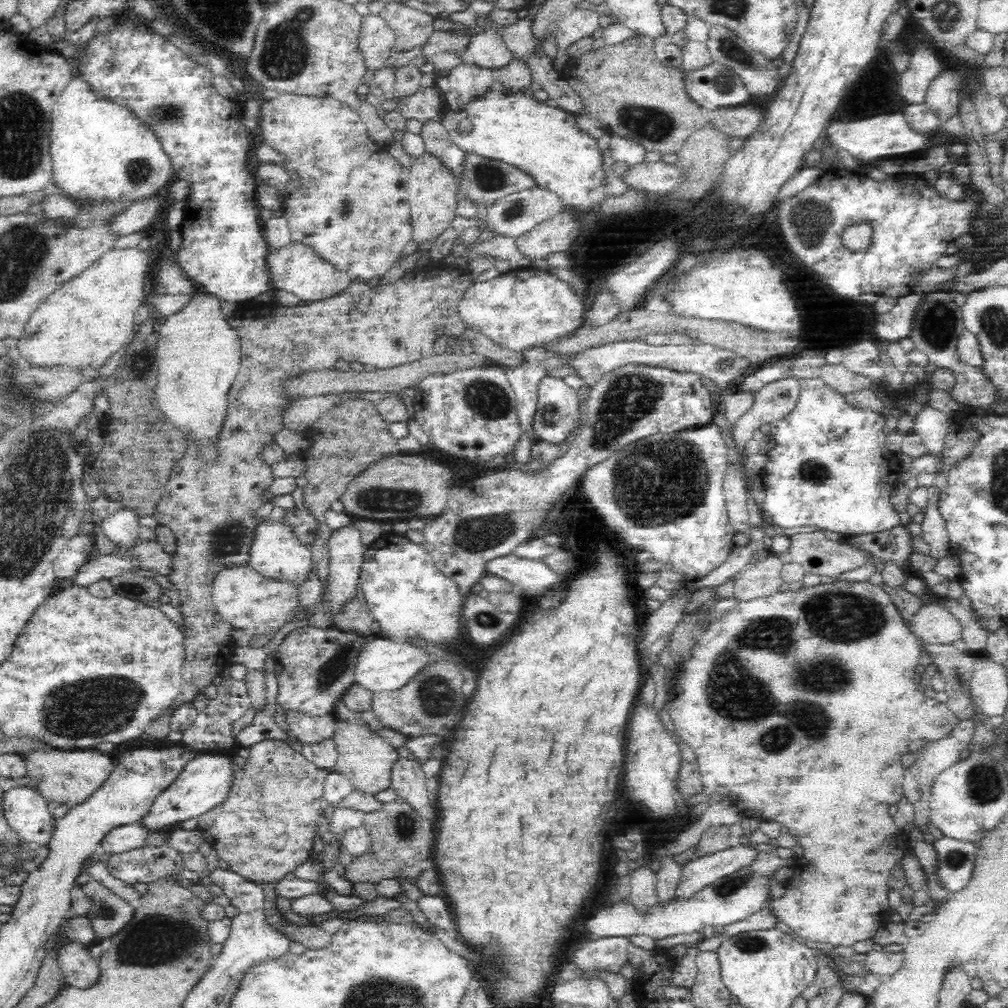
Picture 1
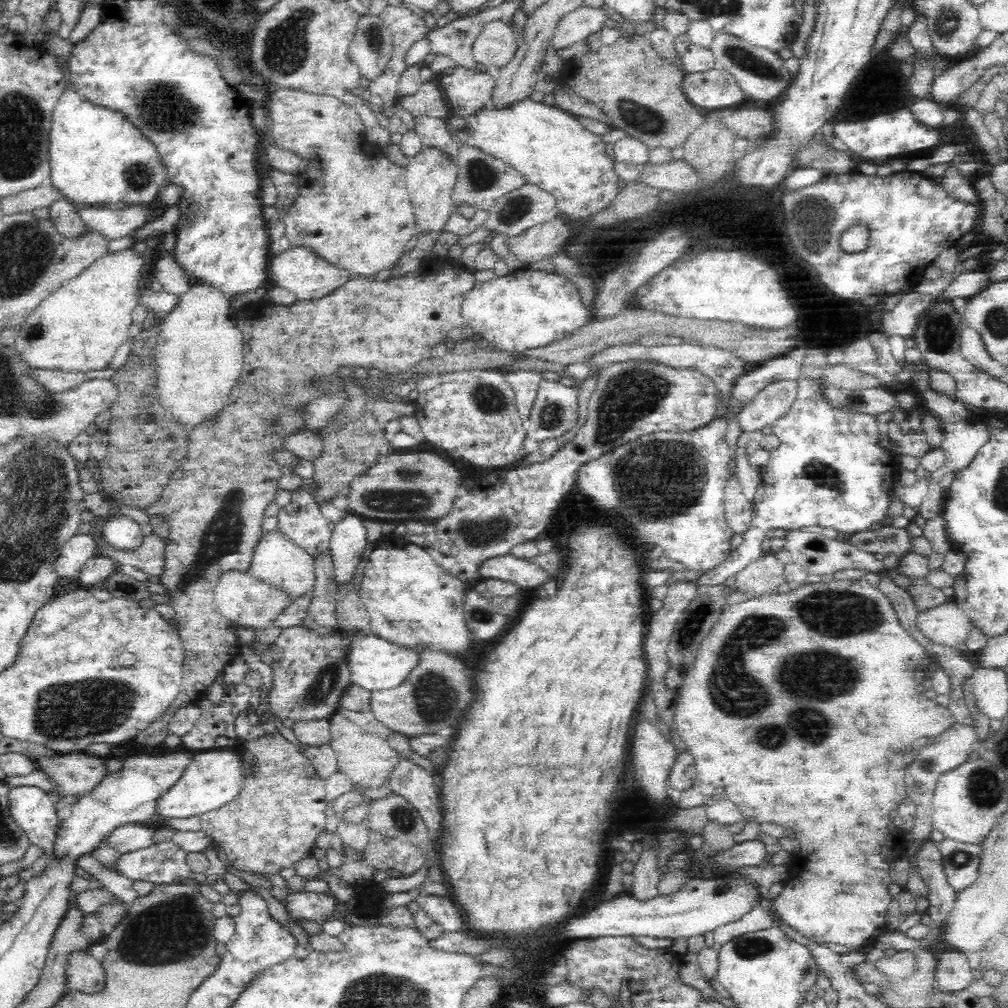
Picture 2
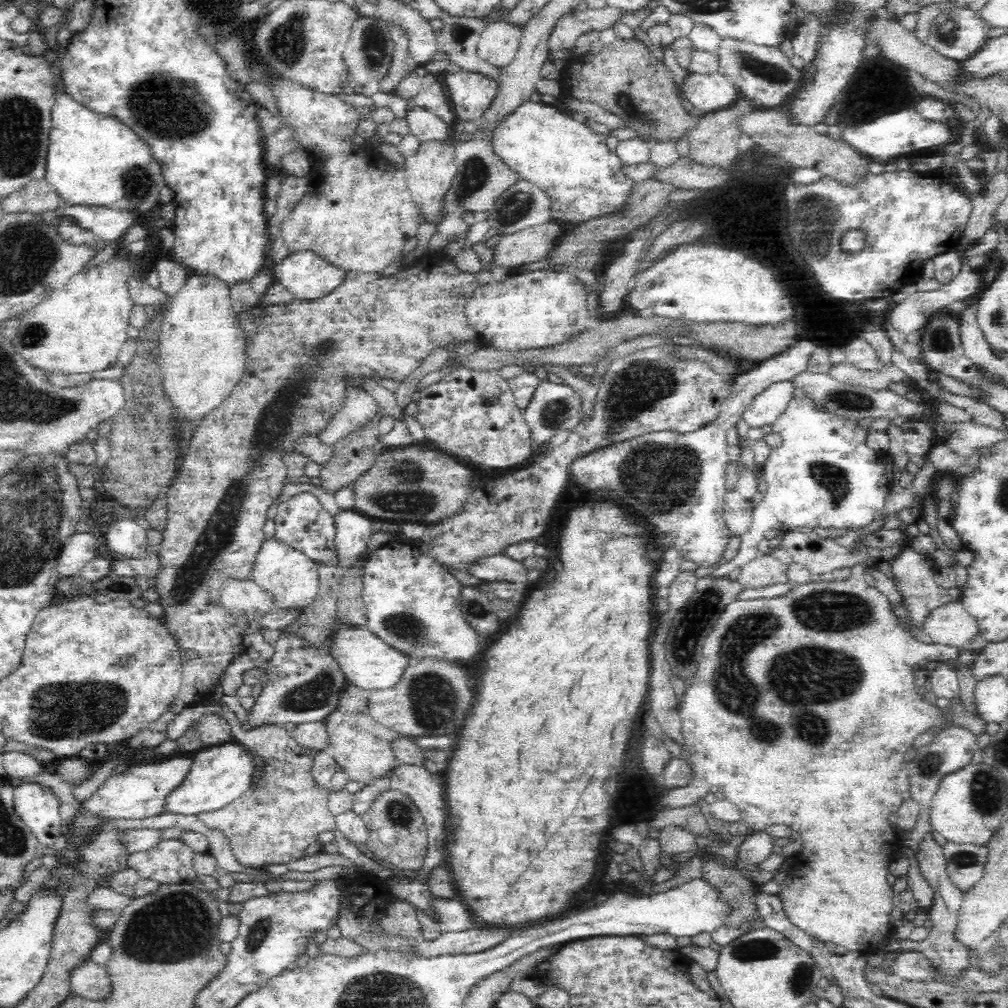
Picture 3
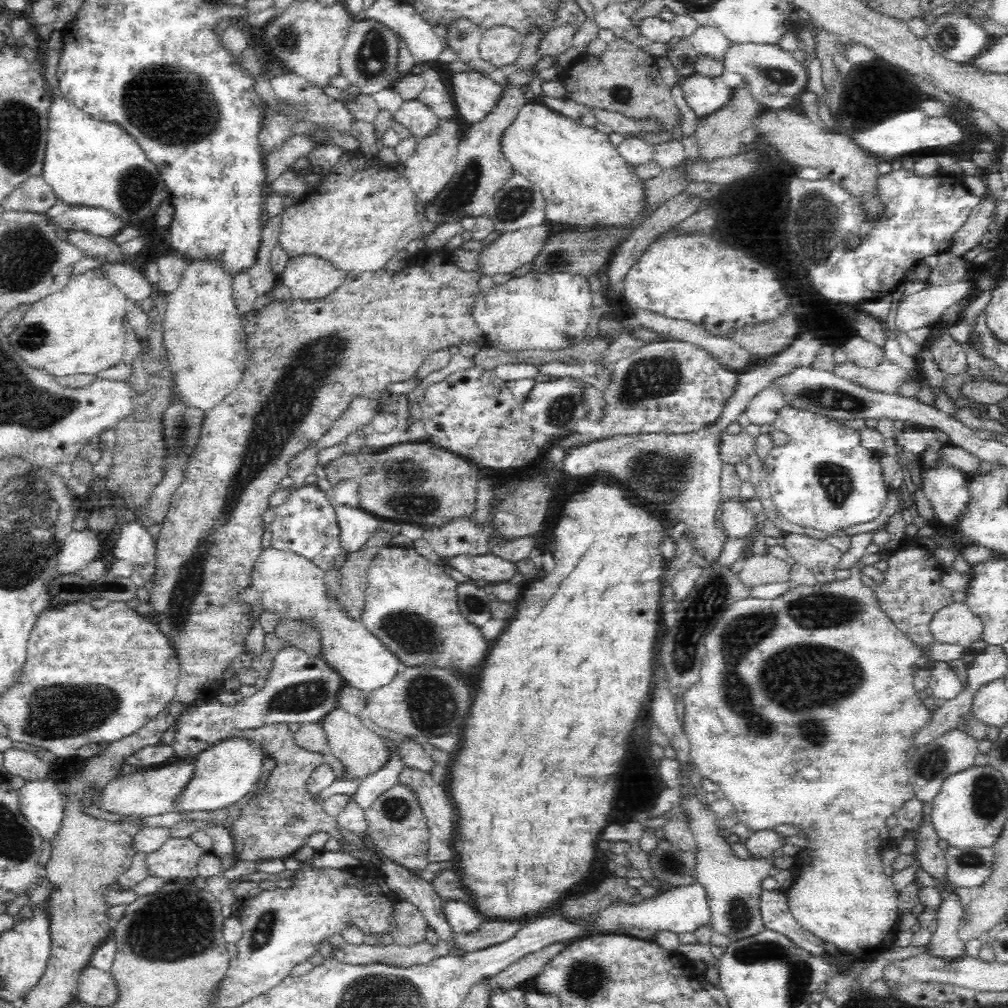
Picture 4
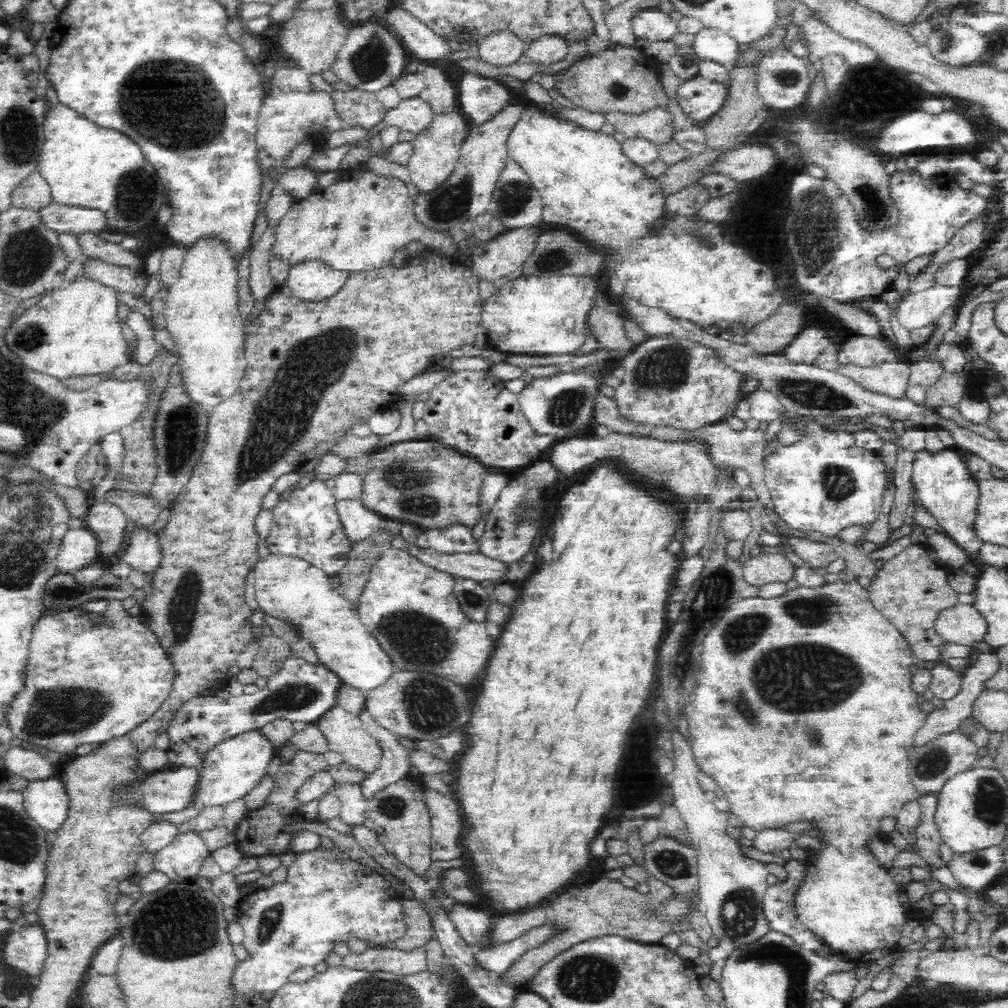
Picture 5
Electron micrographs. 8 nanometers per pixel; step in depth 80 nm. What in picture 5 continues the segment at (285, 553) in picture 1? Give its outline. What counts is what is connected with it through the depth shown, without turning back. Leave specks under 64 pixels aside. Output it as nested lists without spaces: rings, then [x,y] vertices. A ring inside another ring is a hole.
[[[270,553],[254,565],[251,579],[255,586],[255,600],[264,614],[296,627],[307,640],[314,644],[319,661],[332,669],[343,685],[352,686],[367,694],[385,684],[396,668],[392,658],[388,657],[375,636],[372,636],[360,623],[357,612],[352,611],[342,595],[329,585],[328,577],[321,568],[312,566],[303,558]]]

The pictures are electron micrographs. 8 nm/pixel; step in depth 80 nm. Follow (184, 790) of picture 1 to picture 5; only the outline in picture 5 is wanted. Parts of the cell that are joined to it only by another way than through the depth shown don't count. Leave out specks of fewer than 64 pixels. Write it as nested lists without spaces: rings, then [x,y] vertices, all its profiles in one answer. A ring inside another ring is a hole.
[[[258,730],[238,734],[217,744],[202,760],[189,803],[200,809],[225,806],[238,798],[244,798],[267,774],[266,770],[274,757],[270,743]]]

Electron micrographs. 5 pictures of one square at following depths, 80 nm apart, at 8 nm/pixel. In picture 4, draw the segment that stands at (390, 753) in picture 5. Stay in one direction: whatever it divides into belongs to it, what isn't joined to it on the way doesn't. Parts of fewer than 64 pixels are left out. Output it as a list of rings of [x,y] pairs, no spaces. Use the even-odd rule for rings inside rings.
[[[384,737],[384,741],[391,750],[389,764],[382,770],[378,770],[378,772],[374,772],[374,774],[360,780],[358,790],[353,795],[355,805],[363,811],[370,808],[370,805],[380,794],[396,785],[400,771],[406,768],[404,763],[396,757],[396,751],[394,751],[393,747],[394,742],[386,737]]]

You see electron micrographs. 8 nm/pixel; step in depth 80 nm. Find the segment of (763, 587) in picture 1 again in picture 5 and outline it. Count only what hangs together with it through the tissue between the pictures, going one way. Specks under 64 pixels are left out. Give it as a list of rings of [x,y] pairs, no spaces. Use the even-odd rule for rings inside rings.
[[[765,553],[751,557],[742,564],[743,579],[752,587],[769,582],[783,582],[793,579],[795,566],[780,553]]]

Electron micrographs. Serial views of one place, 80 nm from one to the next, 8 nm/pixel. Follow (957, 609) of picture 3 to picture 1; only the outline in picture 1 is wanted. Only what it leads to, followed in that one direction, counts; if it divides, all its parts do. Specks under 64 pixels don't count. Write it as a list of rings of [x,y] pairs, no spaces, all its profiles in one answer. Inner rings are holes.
[[[939,602],[923,604],[907,628],[922,644],[950,645],[962,638],[960,622]]]

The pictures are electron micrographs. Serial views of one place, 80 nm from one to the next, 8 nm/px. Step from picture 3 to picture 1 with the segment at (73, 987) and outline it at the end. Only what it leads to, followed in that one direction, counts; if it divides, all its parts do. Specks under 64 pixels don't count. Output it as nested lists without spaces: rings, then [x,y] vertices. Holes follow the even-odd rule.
[[[65,941],[57,950],[57,963],[61,970],[64,985],[76,988],[88,988],[98,978],[98,959],[84,946],[76,941]]]

